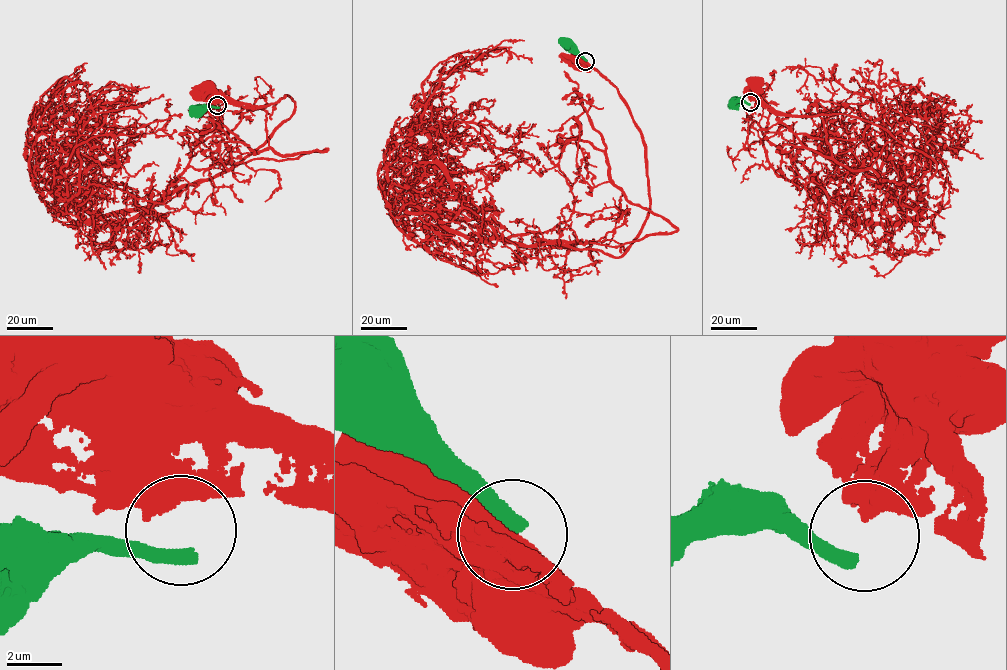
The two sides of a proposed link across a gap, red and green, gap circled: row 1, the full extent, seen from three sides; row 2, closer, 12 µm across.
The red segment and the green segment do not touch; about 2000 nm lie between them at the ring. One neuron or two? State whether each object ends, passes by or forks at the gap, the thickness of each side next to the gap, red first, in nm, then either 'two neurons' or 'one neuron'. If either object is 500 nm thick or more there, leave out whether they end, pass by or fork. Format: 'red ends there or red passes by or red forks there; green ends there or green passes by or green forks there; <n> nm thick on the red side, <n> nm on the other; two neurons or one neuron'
650 nm thick on the red side, 480 nm on the other; two neurons

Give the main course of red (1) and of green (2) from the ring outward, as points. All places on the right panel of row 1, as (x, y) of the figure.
1: (751, 100), (754, 83)
2: (749, 103), (738, 100), (734, 103)

